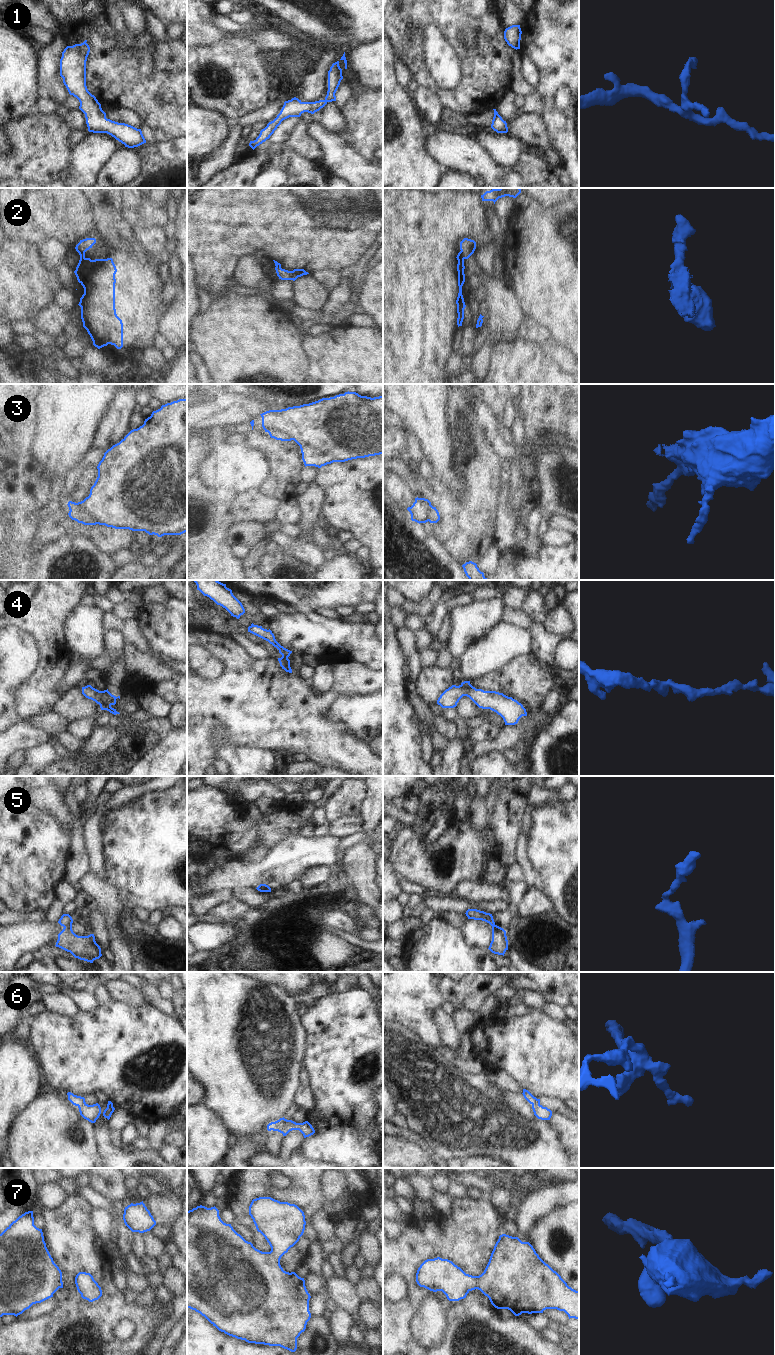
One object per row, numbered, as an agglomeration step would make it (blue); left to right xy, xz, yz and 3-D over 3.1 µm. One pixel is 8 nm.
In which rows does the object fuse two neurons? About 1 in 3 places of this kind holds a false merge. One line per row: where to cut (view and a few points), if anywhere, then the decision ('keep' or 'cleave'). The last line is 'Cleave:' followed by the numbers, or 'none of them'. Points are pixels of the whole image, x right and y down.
1: cut none; keep
2: cut yz (460, 251), (464, 258); cleave
3: cut xy (74, 515), (78, 511), (84, 511), (98, 523); cleave
4: cut none; keep
5: cut none; keep
6: cut none; keep
7: cut none; keep
Cleave: 2, 3

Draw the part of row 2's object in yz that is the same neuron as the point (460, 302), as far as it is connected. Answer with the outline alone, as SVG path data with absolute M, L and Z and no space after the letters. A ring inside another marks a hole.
M461 251L458 253L456 258L458 260L457 271L458 271L458 286L459 286L459 293L456 300L456 304L457 304L457 313L458 313L457 325L459 327L462 326L462 322L464 319L464 309L466 307L462 295L462 286L465 282L465 274L464 274L465 266L464 266L464 258L462 257Z

